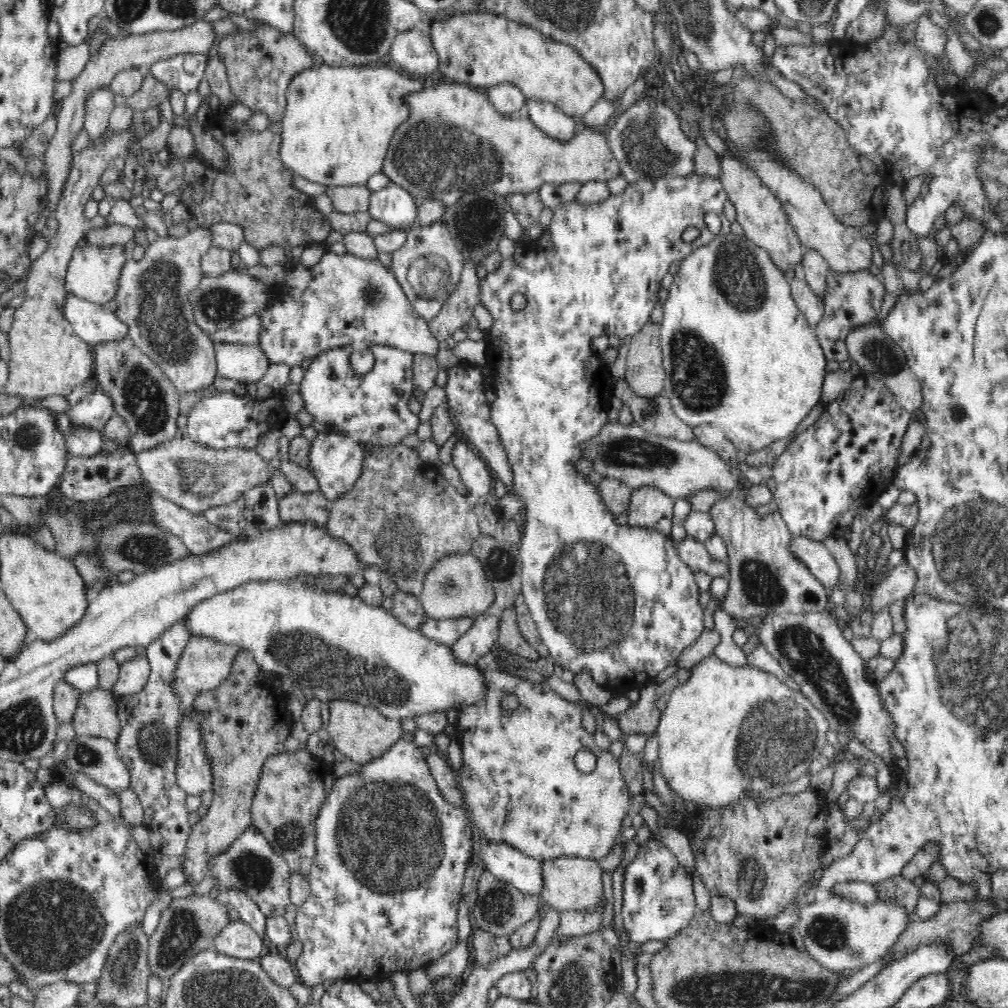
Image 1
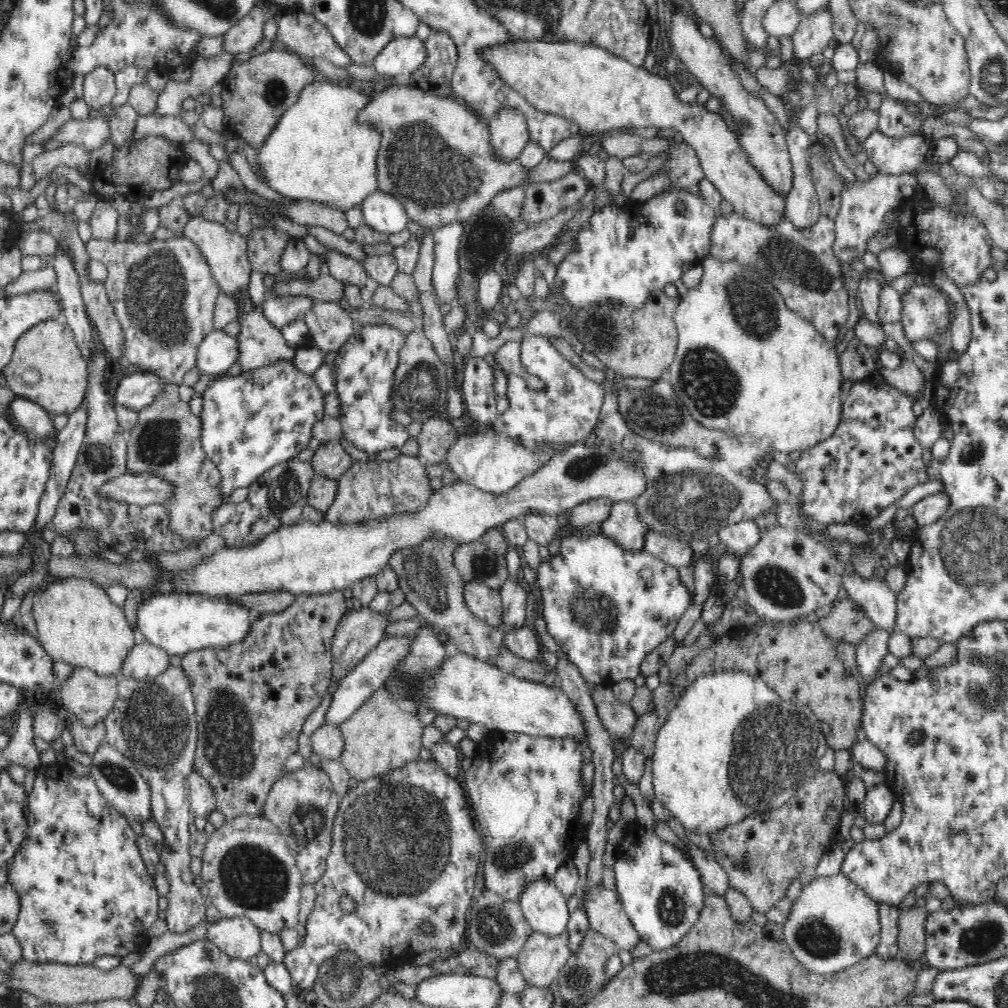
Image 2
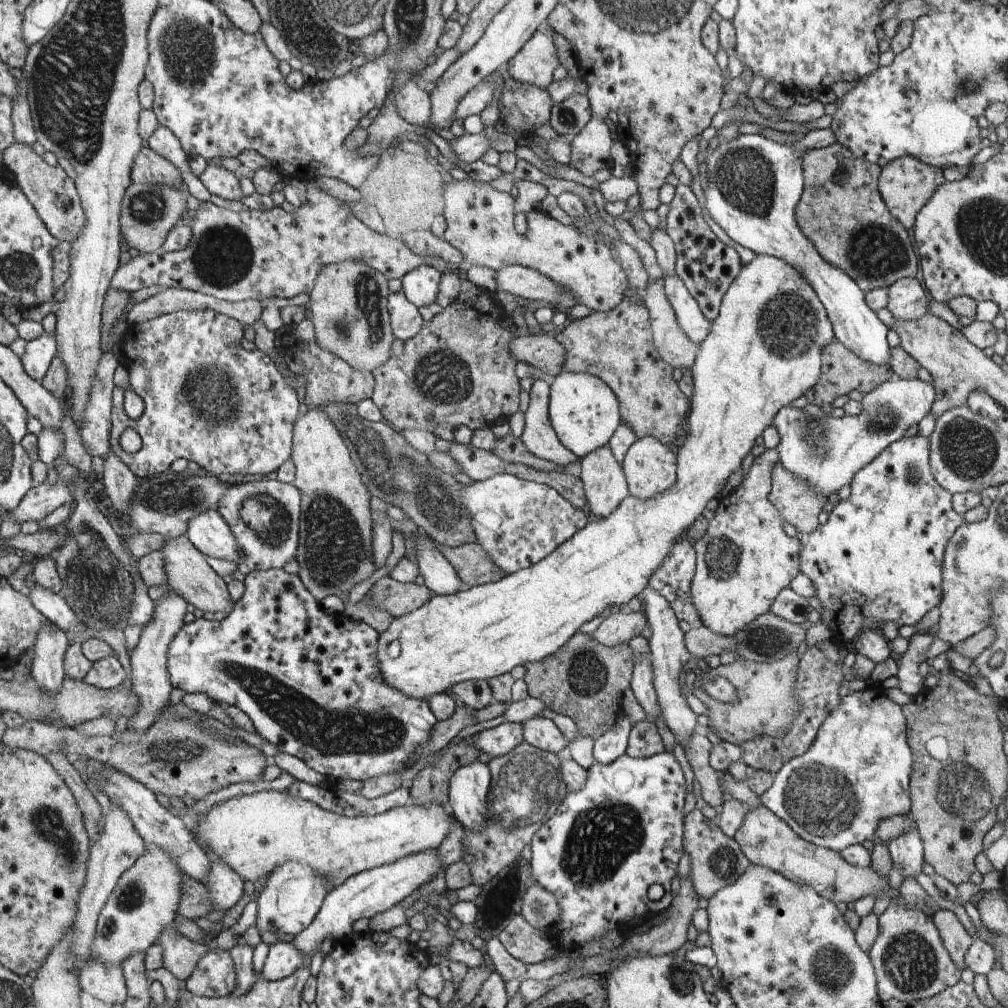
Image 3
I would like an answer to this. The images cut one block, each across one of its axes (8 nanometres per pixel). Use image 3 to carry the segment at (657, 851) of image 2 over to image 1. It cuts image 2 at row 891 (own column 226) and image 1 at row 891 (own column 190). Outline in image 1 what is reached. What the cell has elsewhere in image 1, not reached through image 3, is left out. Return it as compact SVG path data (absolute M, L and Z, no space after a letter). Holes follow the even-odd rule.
M649 839L624 870L621 914L625 932L632 942L666 941L679 937L695 916L692 878L674 853L660 841Z

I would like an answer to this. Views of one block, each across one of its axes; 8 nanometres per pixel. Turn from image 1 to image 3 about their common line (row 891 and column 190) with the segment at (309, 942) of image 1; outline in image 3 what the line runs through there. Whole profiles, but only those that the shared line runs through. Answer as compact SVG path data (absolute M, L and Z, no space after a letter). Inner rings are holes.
M178 310L164 314L164 316L158 316L148 320L148 322L142 322L142 324L127 325L126 331L120 338L120 352L122 352L122 364L127 367L128 370L128 384L127 388L133 390L144 401L144 411L137 419L131 419L126 415L124 411L123 403L125 396L125 390L122 387L115 387L114 390L114 408L112 409L112 430L111 430L111 449L114 454L128 466L128 468L137 476L139 480L149 479L155 477L157 474L166 472L175 461L184 459L187 461L193 460L198 466L205 468L207 474L219 476L220 474L270 474L274 470L278 470L284 462L291 458L292 449L294 448L294 428L296 421L298 420L298 396L292 386L288 386L288 382L284 380L284 376L278 372L278 368L274 366L274 362L266 356L266 354L260 349L256 348L254 351L244 350L240 346L240 338L242 338L242 326L240 326L239 320L232 320L222 313L215 310ZM126 428L132 428L136 430L142 439L142 447L138 452L134 454L128 454L120 446L120 434L126 430Z

